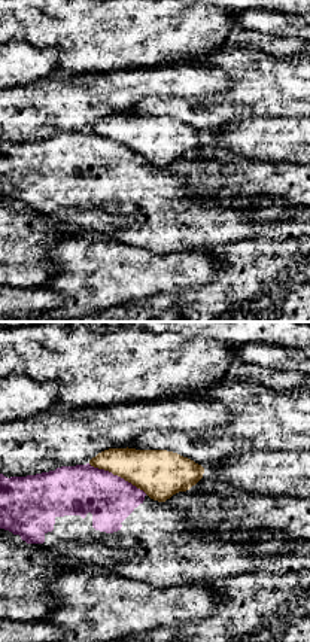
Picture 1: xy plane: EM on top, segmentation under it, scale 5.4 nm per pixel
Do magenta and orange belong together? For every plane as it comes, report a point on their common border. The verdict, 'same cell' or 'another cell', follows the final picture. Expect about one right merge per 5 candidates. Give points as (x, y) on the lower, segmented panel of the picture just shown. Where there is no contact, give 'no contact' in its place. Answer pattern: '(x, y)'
(116, 475)

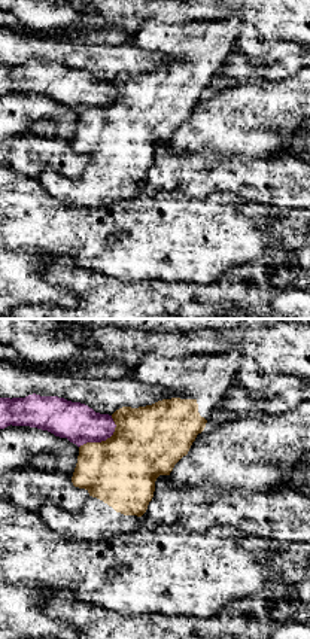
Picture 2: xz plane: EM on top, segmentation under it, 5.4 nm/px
(105, 440)

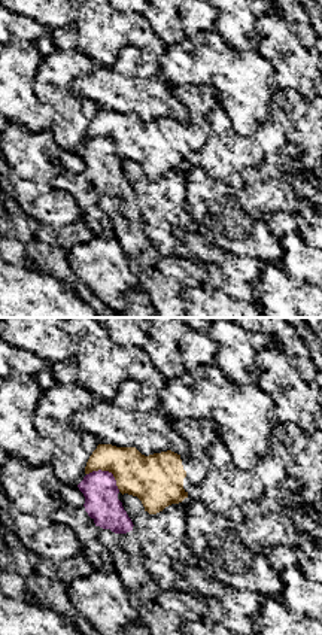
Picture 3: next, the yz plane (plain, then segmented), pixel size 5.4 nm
(108, 471)

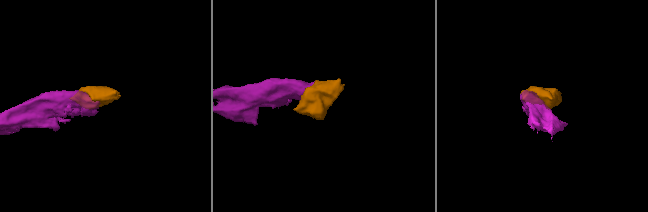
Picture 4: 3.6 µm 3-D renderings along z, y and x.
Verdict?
another cell

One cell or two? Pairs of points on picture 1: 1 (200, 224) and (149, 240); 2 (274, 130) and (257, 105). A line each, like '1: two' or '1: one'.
1: one
2: two

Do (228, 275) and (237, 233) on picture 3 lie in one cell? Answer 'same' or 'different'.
different

